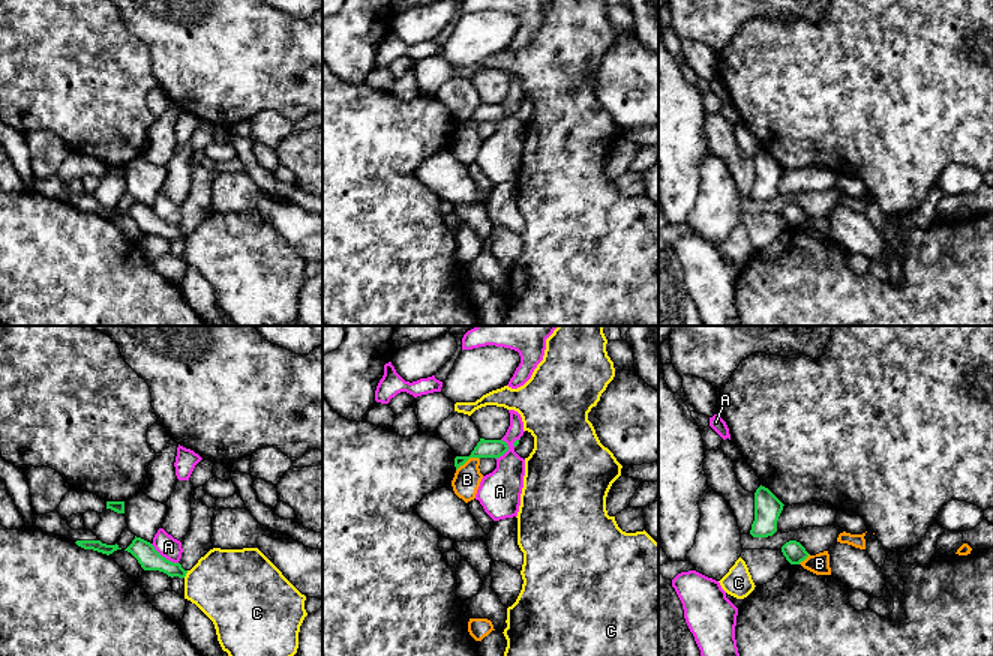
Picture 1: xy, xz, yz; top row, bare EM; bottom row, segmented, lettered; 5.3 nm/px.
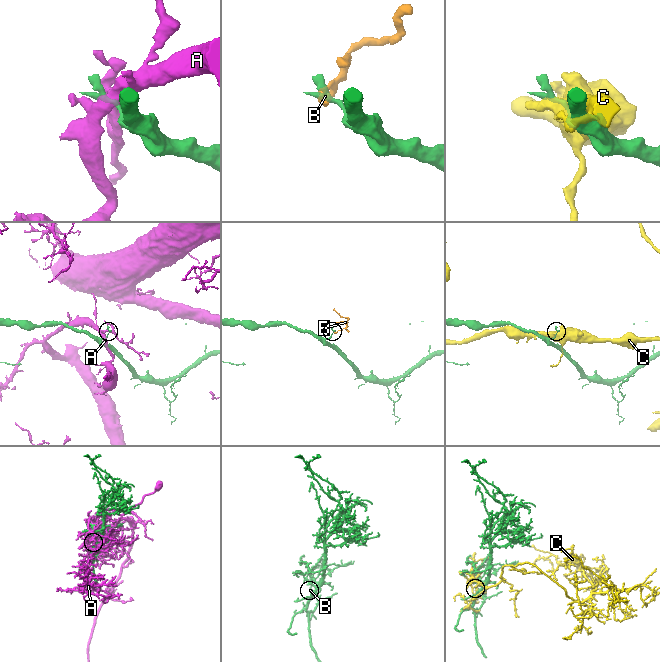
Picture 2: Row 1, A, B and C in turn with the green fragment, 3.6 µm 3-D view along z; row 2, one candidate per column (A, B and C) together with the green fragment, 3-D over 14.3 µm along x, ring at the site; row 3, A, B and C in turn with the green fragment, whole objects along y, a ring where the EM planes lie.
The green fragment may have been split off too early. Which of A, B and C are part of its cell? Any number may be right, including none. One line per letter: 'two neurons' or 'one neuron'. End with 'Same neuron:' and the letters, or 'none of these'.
A: two neurons
B: two neurons
C: two neurons
Same neuron: none of these

